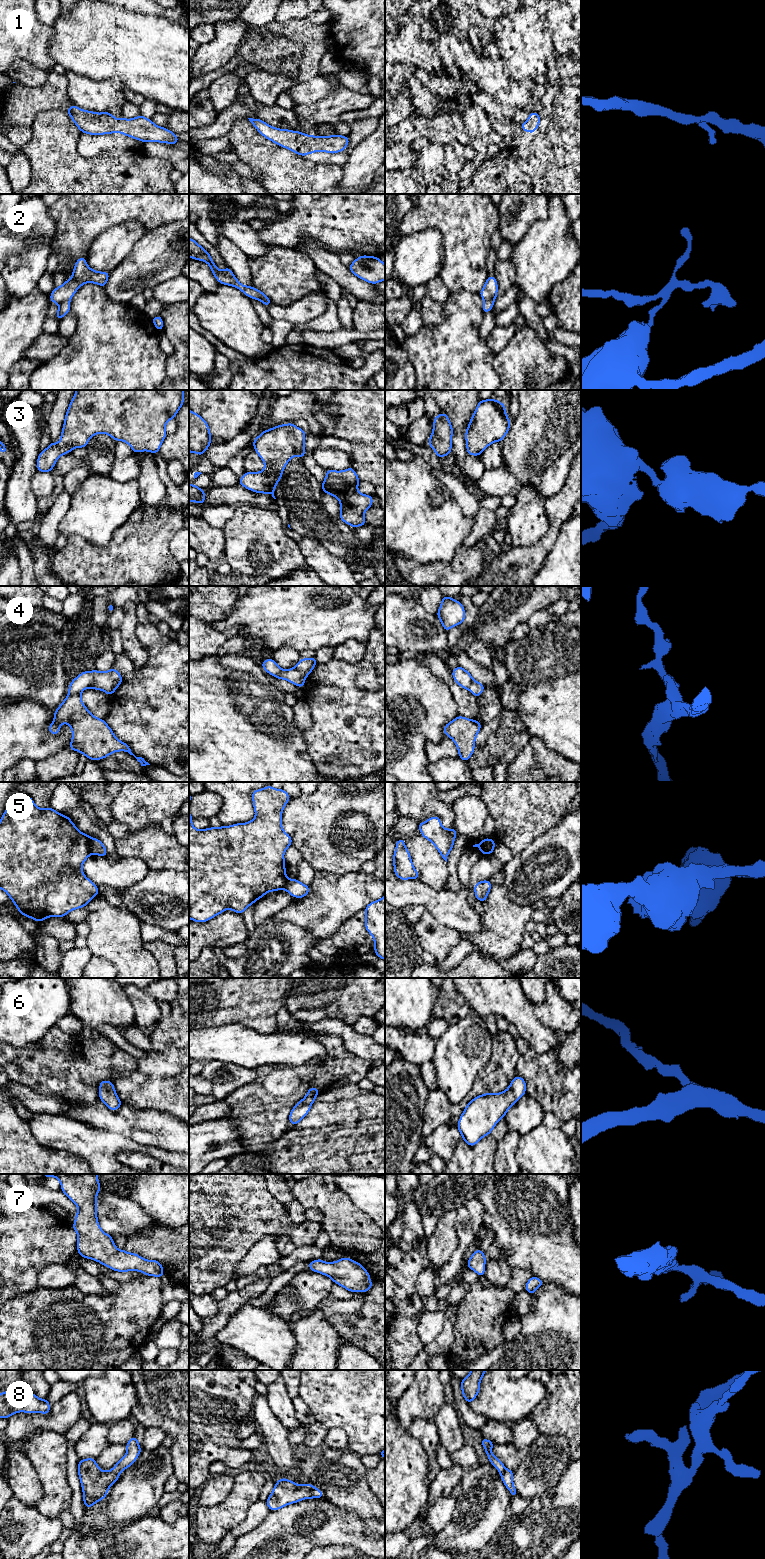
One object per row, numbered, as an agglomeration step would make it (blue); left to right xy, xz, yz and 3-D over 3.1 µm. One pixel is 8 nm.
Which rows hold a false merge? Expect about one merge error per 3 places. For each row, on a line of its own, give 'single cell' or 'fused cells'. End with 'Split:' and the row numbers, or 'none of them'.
1: single cell
2: fused cells
3: single cell
4: fused cells
5: fused cells
6: single cell
7: single cell
8: single cell
Split: 2, 4, 5

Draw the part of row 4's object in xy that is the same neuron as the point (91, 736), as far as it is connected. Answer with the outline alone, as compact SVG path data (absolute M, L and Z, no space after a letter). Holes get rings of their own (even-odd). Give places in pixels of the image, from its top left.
M81 693L68 695L54 711L54 721L48 732L57 735L60 726L67 723L72 730L69 748L85 755L89 760L101 760L118 751L133 755L141 766L150 765L142 757L136 757L128 744L120 741L104 721L95 717L83 704Z

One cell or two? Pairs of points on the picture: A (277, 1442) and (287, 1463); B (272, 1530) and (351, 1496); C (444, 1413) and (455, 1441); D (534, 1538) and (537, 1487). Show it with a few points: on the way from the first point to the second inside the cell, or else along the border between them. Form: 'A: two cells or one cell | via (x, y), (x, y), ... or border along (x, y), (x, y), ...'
A: one cell | via (278, 1447), (286, 1458)
B: two cells | border along (324, 1498), (355, 1514)
C: one cell | via (446, 1420), (450, 1434)
D: two cells | border along (557, 1482), (530, 1500)

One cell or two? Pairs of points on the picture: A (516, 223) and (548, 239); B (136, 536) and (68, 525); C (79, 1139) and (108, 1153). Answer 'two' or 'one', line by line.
A: two
B: two
C: one

